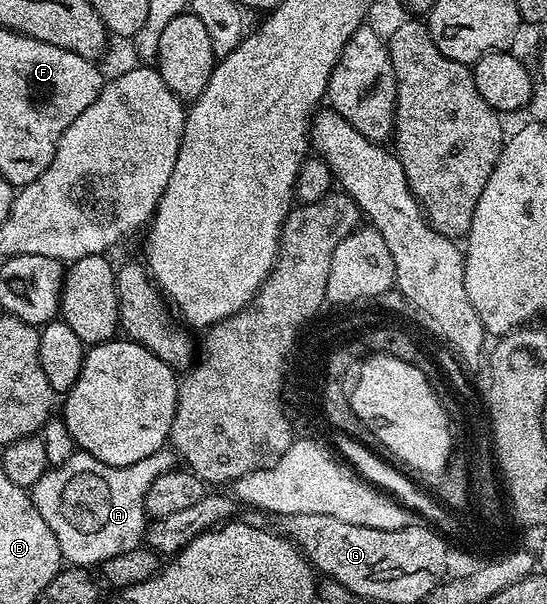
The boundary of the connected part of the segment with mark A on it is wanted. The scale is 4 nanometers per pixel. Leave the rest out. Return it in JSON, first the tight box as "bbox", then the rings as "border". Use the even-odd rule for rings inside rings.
{"bbox":[31,450,175,566],"border":[[[74,450],[67,462],[50,467],[48,472],[35,482],[31,489],[33,505],[43,514],[43,522],[51,526],[51,534],[59,542],[62,561],[69,566],[100,566],[105,560],[114,558],[123,551],[131,550],[142,543],[147,527],[145,499],[147,490],[155,478],[174,471],[175,456],[172,451],[162,450],[151,454],[151,458],[142,458],[140,462],[131,462],[131,466],[116,468],[99,462],[91,454]]]}

